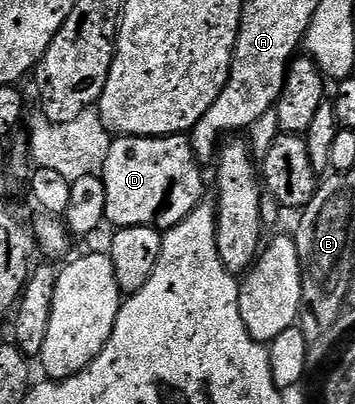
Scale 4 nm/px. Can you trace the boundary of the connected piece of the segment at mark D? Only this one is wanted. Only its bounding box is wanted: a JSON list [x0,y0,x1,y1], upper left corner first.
[102,134,204,233]

